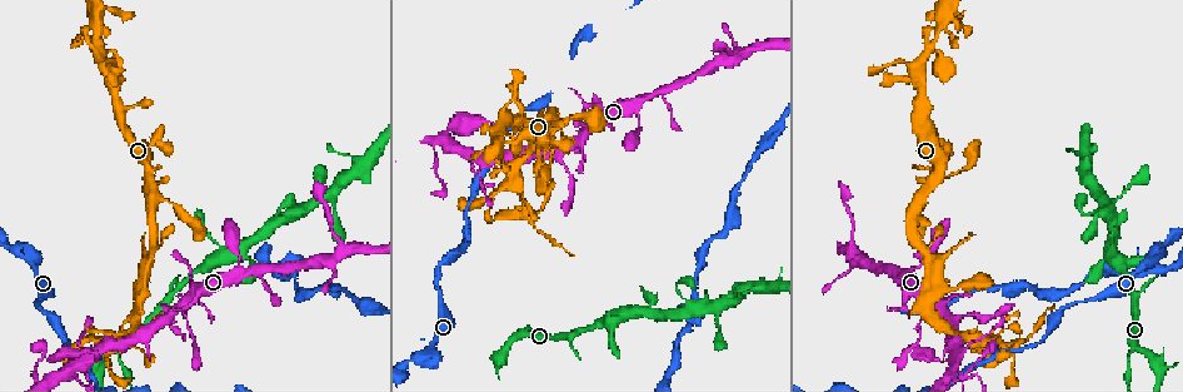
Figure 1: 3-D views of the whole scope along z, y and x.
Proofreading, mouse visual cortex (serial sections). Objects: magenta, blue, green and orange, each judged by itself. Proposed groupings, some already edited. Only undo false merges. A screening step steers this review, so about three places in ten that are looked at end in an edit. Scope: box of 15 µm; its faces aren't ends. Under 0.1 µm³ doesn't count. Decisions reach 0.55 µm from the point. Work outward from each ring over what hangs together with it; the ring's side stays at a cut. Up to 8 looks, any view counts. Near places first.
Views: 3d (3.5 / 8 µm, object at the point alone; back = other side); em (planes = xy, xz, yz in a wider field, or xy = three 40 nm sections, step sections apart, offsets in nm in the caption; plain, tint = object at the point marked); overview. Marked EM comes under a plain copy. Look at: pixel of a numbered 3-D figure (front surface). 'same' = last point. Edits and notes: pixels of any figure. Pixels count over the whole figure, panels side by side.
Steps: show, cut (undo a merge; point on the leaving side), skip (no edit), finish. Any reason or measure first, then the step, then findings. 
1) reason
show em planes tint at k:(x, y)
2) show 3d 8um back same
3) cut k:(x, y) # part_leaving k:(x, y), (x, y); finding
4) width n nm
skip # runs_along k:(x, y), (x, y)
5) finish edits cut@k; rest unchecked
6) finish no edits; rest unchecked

side arm on a straight run
show 3d 8um back at 1:(926, 53)

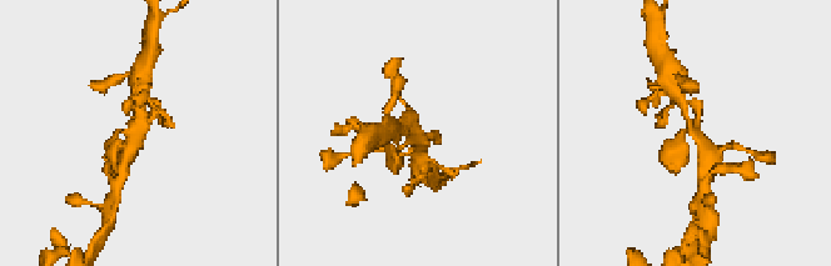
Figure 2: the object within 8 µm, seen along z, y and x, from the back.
shape alone is not enough
show em xy step 3 tint at 2:(416, 134)

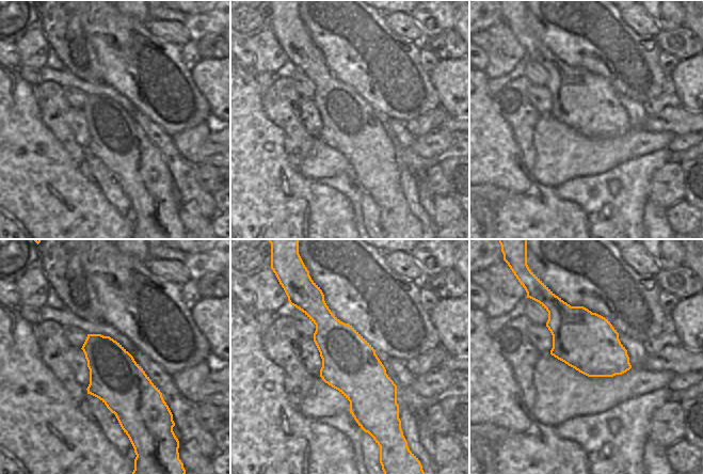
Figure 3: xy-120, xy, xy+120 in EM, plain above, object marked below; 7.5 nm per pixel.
skip # runs_along 3:(319, 296), (368, 388), (368, 427); all the same cell

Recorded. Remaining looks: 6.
arms part here
show 3d 3.5um at 1:(513, 179)

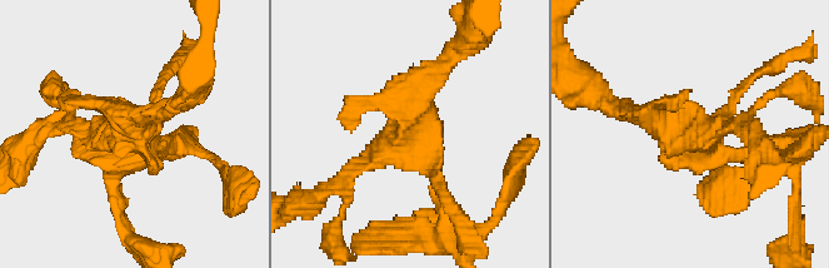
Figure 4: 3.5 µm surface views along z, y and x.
show em xy step 2 tint at 4:(411, 136)

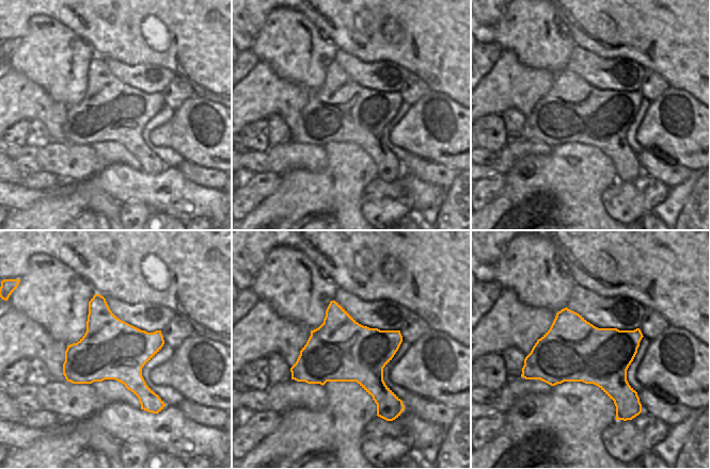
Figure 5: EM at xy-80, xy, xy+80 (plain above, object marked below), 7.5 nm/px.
cut 4:(85, 157) # a second cell is stuck on

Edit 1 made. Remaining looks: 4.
calibre changes
show 3d 3.5um at 1:(1146, 261)

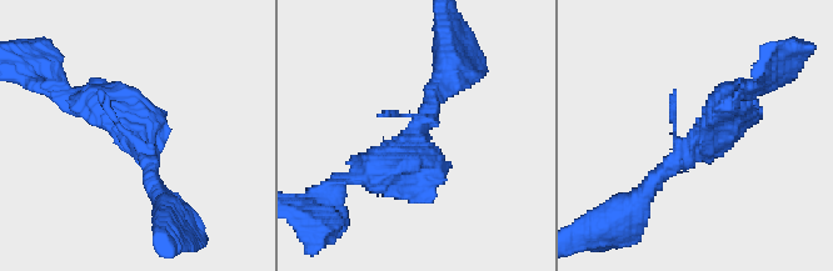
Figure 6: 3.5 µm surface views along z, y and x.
show em xy step 3 tint at 6:(419, 145)

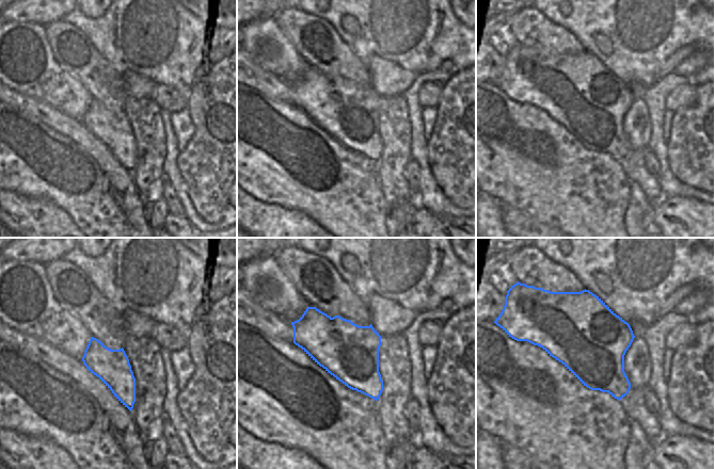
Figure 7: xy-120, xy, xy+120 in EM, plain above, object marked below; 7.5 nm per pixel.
another direction
show em xy step 5 tint same

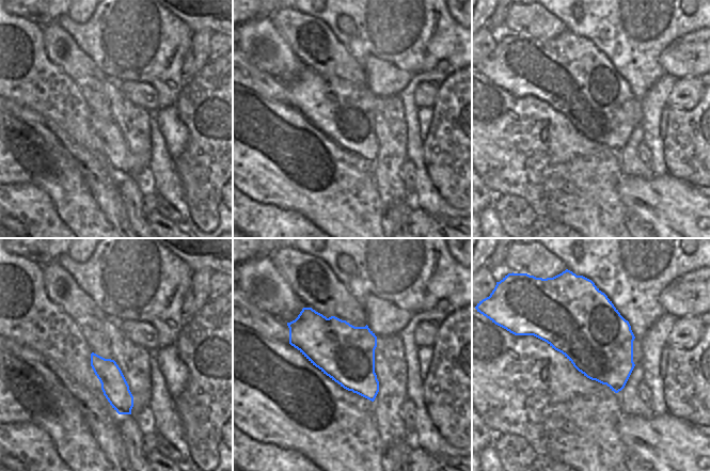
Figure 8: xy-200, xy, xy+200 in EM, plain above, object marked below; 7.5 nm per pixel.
skip # runs_along 6:(643, 195), (732, 99); continuous, no second cell

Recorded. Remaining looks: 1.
finish edits cut@4; rest unchecked

